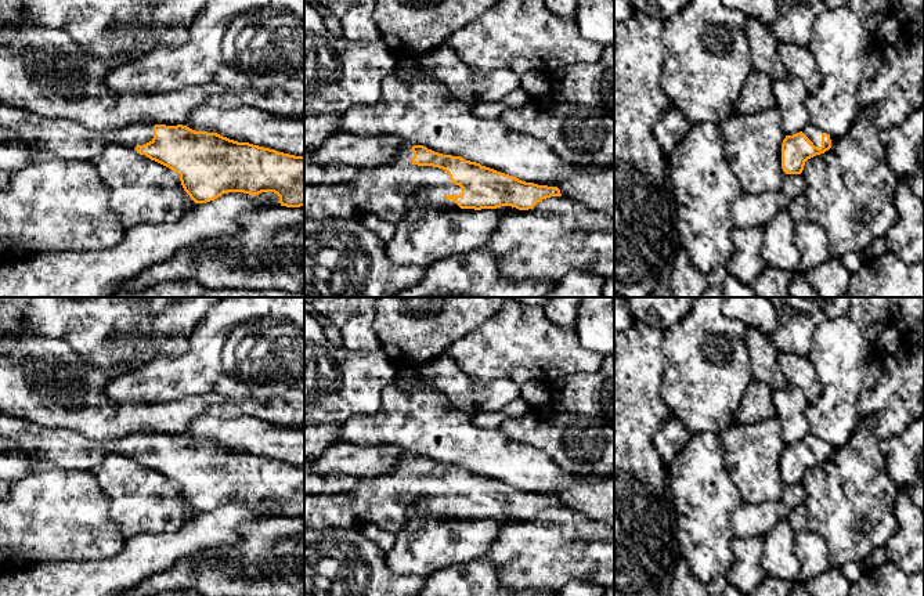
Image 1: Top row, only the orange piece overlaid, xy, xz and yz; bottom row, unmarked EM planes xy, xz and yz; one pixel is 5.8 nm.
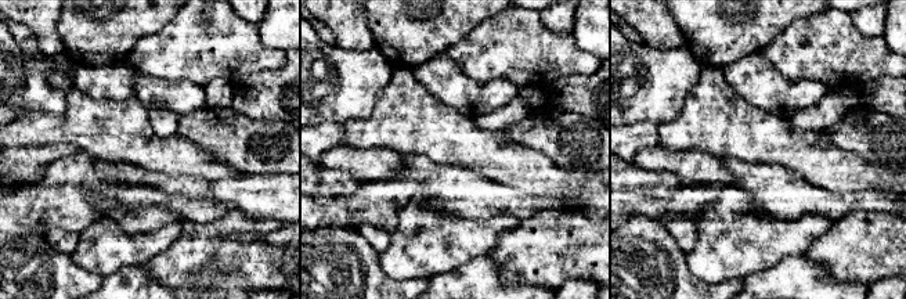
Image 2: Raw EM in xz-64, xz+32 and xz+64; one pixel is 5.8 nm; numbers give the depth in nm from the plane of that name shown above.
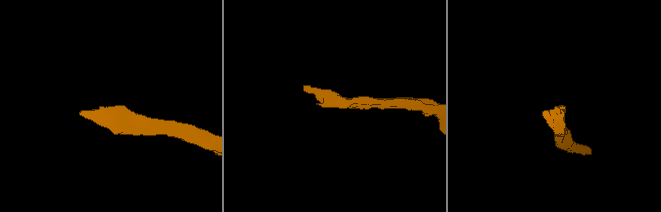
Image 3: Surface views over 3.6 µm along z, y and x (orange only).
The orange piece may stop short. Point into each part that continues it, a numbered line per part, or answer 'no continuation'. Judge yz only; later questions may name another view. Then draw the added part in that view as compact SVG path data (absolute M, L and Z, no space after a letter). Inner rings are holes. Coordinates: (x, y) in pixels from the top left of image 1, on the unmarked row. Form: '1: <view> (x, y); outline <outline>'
1: yz (814, 443); outline M809 433L802 438L802 443L813 452L815 456L822 456L822 444L824 443L822 438Z

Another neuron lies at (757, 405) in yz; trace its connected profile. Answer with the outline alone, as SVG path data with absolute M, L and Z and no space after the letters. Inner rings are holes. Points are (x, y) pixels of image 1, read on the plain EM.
M752 380L743 395L743 404L737 412L737 420L743 425L755 425L776 416L772 400L773 390L764 382Z

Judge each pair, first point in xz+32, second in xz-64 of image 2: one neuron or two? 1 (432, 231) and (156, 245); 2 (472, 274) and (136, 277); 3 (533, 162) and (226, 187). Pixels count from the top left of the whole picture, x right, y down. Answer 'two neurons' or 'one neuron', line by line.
1: one neuron
2: one neuron
3: two neurons

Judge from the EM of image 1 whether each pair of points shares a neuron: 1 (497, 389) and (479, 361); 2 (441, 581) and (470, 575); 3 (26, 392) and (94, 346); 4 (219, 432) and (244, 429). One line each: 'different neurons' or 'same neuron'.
1: different neurons
2: same neuron
3: different neurons
4: same neuron

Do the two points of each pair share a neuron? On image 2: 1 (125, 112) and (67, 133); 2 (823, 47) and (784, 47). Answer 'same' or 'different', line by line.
1: same
2: same

